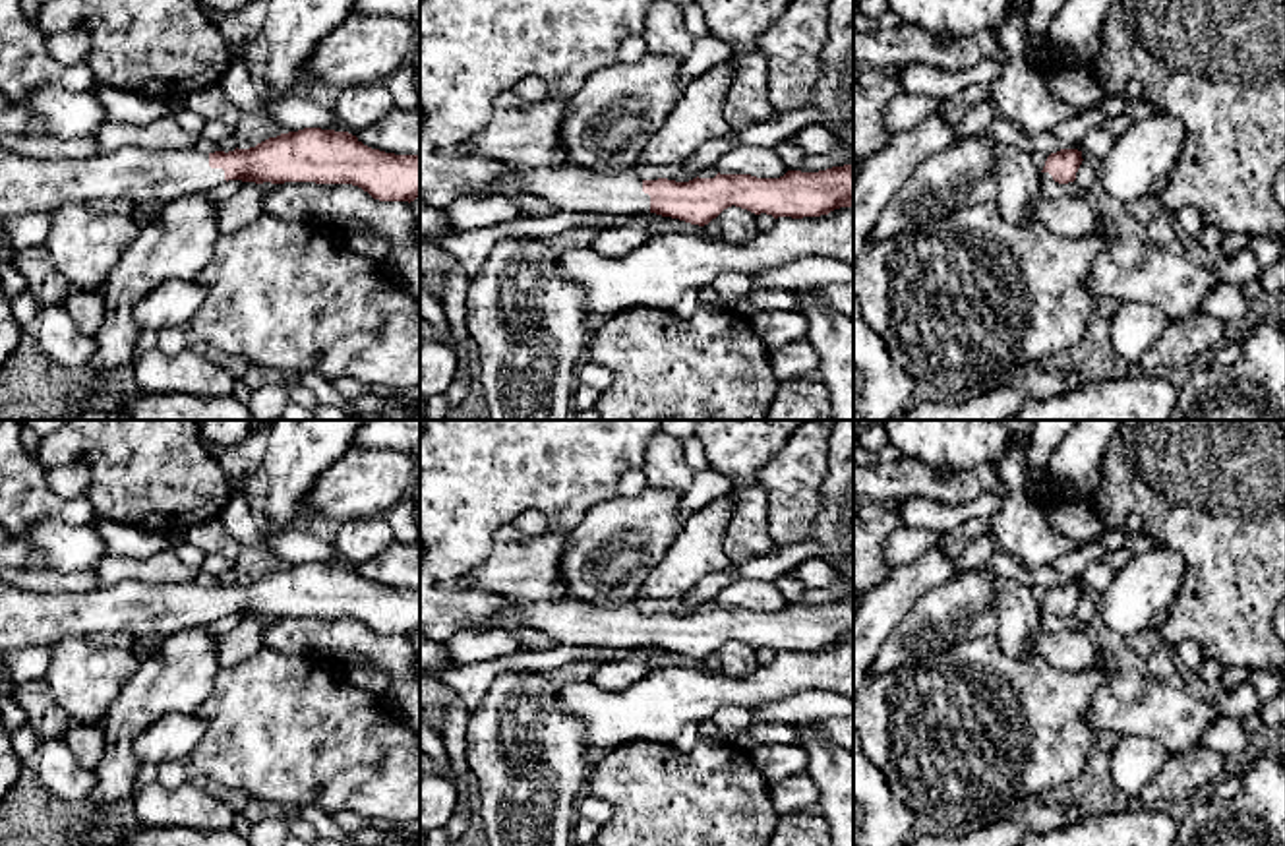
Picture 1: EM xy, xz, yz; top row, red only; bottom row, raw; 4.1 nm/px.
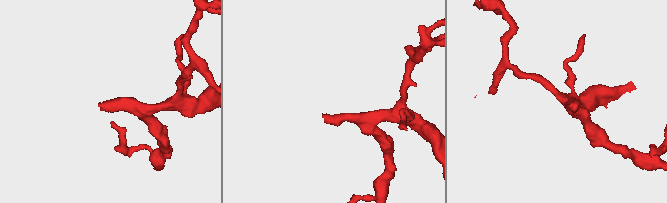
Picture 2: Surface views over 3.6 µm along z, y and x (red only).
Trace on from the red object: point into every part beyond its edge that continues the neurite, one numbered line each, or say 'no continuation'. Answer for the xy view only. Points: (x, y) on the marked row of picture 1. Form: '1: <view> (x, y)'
1: xy (28, 184)

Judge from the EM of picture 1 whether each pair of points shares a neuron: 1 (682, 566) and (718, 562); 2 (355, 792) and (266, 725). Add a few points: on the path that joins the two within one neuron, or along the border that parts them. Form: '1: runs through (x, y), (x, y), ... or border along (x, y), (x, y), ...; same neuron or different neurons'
1: runs through (691, 562), (709, 562); same neuron
2: runs through (333, 771), (287, 728); same neuron

